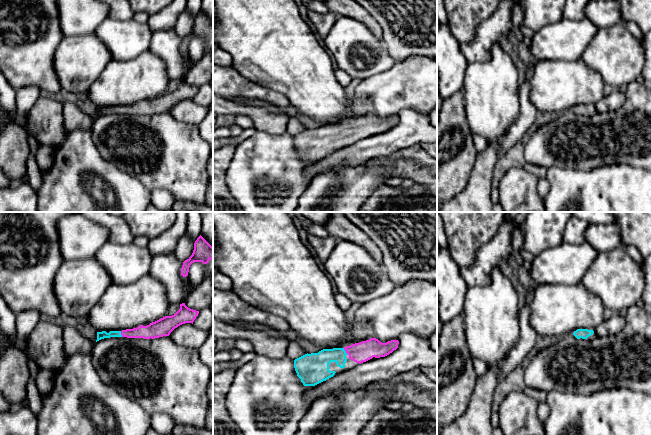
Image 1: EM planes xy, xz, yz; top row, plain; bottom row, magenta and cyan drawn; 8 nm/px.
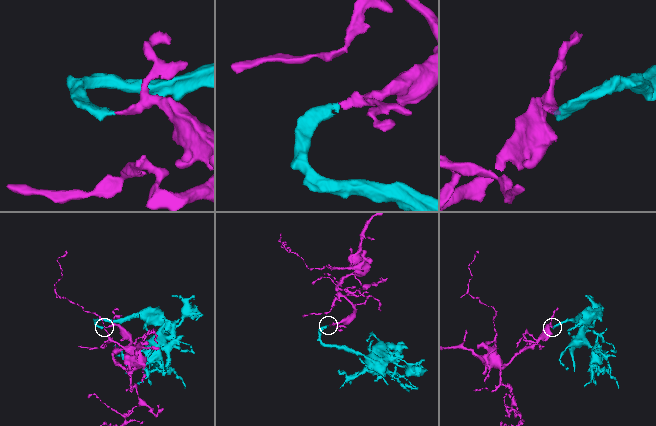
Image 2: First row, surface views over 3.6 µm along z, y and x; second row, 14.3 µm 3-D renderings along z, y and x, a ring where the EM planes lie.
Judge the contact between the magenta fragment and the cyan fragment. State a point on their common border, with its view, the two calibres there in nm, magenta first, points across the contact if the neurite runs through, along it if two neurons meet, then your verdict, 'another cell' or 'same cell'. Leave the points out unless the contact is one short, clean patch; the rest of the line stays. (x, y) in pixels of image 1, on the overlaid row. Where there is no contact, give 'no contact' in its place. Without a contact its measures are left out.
meets magenta in xy at (121, 334); 110 nm thick on the magenta side, 60 nm on the other; runs through xy (152, 331), (121, 334), (100, 335); same cell

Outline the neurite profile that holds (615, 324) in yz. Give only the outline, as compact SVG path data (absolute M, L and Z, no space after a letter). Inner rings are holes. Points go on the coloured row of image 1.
M616 313L611 318L604 320L601 324L599 324L595 328L595 332L598 337L607 337L619 333L625 325L626 316Z

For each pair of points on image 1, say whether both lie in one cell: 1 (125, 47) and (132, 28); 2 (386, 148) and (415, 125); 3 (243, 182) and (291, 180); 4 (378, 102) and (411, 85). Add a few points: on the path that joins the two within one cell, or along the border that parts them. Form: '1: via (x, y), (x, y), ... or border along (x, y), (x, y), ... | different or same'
1: via (125, 42), (131, 33) | same
2: via (393, 141), (408, 132) | same
3: via (255, 172), (279, 172) | same
4: via (386, 94), (403, 85) | same

